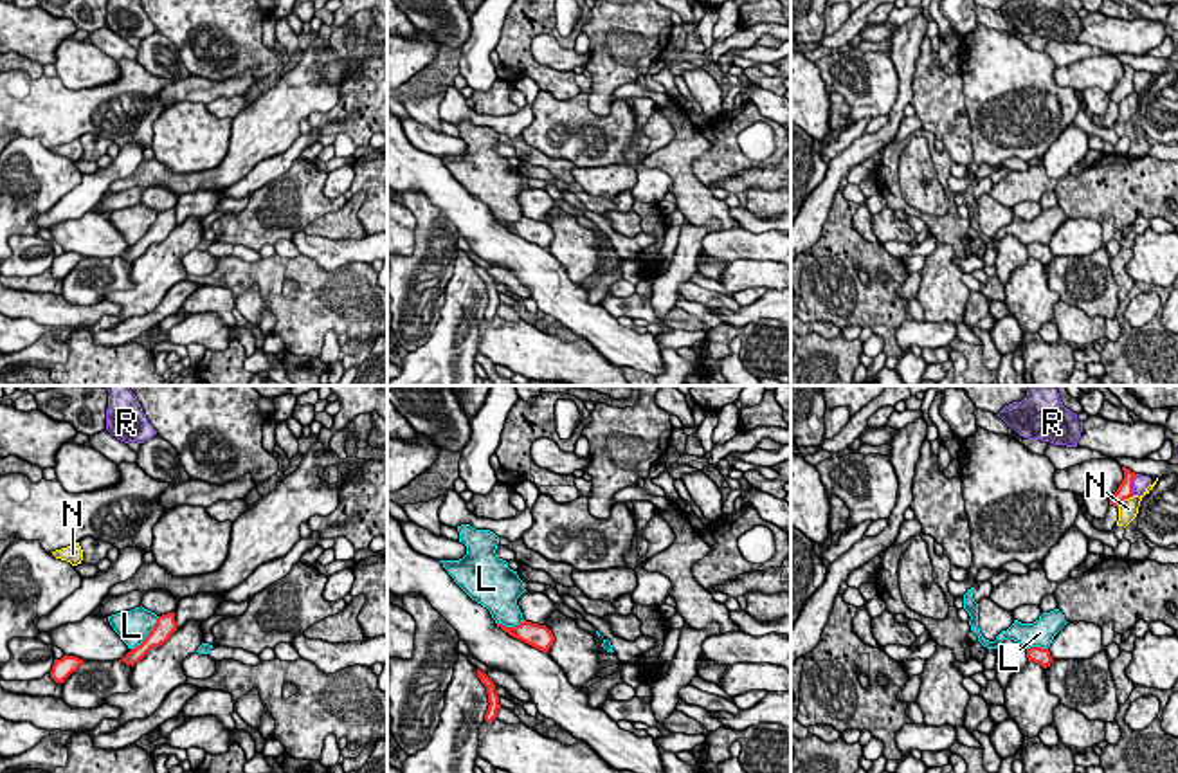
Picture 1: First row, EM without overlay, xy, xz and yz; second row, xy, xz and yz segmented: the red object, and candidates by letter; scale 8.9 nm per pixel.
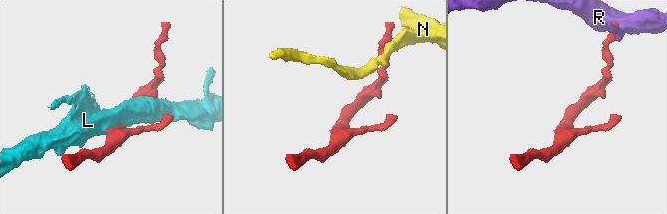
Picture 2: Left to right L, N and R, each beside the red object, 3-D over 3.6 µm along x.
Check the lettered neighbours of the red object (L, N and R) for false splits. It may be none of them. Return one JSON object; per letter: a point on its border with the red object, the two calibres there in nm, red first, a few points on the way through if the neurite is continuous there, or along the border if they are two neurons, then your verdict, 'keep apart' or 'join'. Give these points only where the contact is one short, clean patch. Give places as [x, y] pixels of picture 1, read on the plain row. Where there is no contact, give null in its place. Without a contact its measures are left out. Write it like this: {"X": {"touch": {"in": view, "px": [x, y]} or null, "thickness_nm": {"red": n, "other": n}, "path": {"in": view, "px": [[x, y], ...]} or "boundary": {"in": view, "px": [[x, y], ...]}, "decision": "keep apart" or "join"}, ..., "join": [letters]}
{"L": {"touch": {"in": "xy", "px": [148, 231]}, "thickness_nm": {"red": 180, "other": 280}, "decision": "keep apart"}, "N": {"touch": {"in": "yz", "px": [1124, 94]}, "thickness_nm": {"red": 140, "other": 170}, "boundary": {"in": "yz", "px": [[1133, 92], [1117, 103]]}, "decision": "keep apart"}, "R": {"touch": {"in": "yz", "px": [1132, 81]}, "thickness_nm": {"red": 140, "other": 140}, "boundary": {"in": "yz", "px": [[1137, 71], [1132, 90]]}, "decision": "keep apart"}, "join": []}

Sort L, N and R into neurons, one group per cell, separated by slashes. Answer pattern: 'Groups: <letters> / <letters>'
Groups: L / N / R

